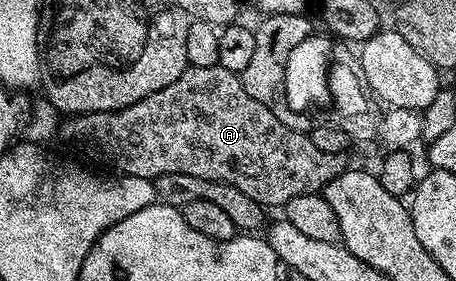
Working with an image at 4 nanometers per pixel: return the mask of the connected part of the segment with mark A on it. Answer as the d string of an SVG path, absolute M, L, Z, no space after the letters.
M188 65L179 80L167 84L167 88L159 88L159 92L151 92L151 96L127 108L66 117L60 123L59 138L74 142L87 157L110 166L113 169L110 171L118 175L130 174L156 180L164 174L186 174L212 182L226 182L251 196L251 200L263 208L283 208L295 200L295 196L324 191L325 185L345 171L347 158L345 154L319 152L309 141L298 140L291 136L290 131L278 128L280 126L279 116L275 116L271 108L263 108L259 100L251 100L251 96L247 96L240 74L232 74L218 65L211 68Z

